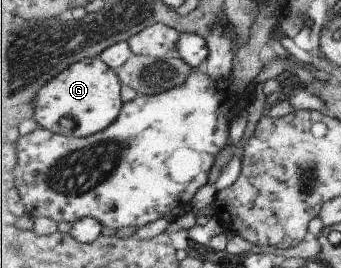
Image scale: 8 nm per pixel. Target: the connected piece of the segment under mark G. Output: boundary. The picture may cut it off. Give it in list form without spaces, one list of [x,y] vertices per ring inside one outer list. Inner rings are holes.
[[[100,57],[82,59],[80,62],[69,66],[65,71],[59,73],[51,81],[48,81],[34,97],[30,106],[24,112],[30,113],[39,126],[49,131],[66,136],[83,137],[93,135],[95,132],[103,131],[119,117],[122,110],[121,82],[110,65]]]

